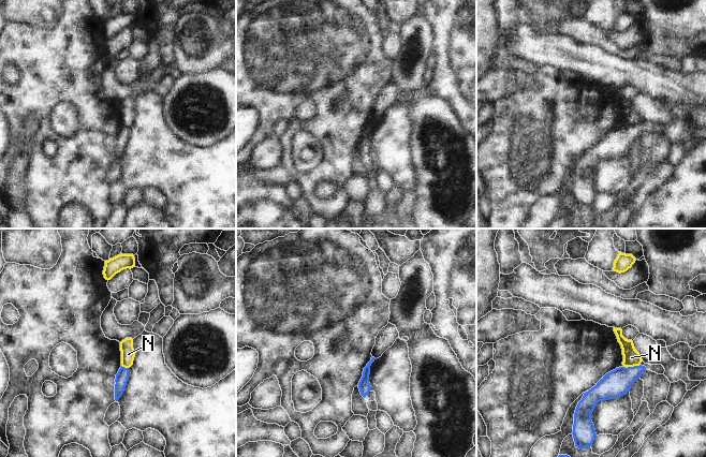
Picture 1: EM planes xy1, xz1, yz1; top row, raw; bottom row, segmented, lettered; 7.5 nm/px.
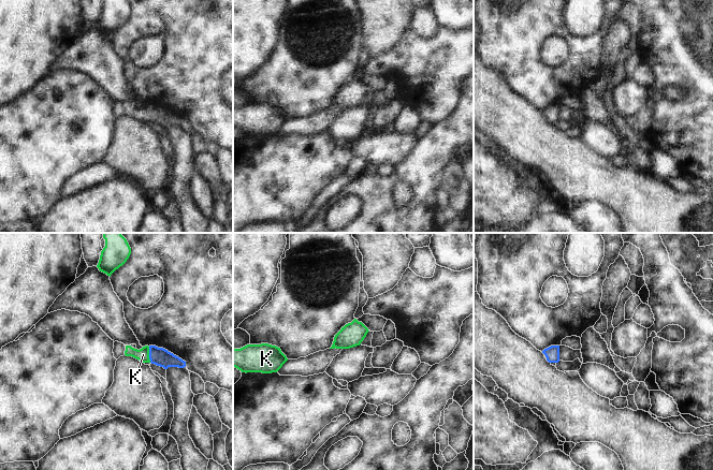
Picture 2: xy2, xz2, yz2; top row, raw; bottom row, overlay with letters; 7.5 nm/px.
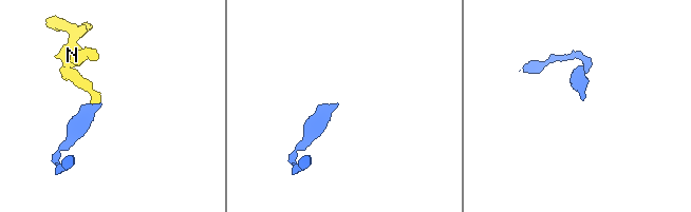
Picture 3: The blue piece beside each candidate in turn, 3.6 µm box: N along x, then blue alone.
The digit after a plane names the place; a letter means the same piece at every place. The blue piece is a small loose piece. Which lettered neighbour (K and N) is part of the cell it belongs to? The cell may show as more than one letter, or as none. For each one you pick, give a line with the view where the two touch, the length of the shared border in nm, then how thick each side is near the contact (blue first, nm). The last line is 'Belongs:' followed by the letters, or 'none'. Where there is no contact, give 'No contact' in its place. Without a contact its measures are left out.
K: Touches blue in xy2. Shared border 120 nm. Thickness 140 nm (blue) against 100 nm
Belongs: K

